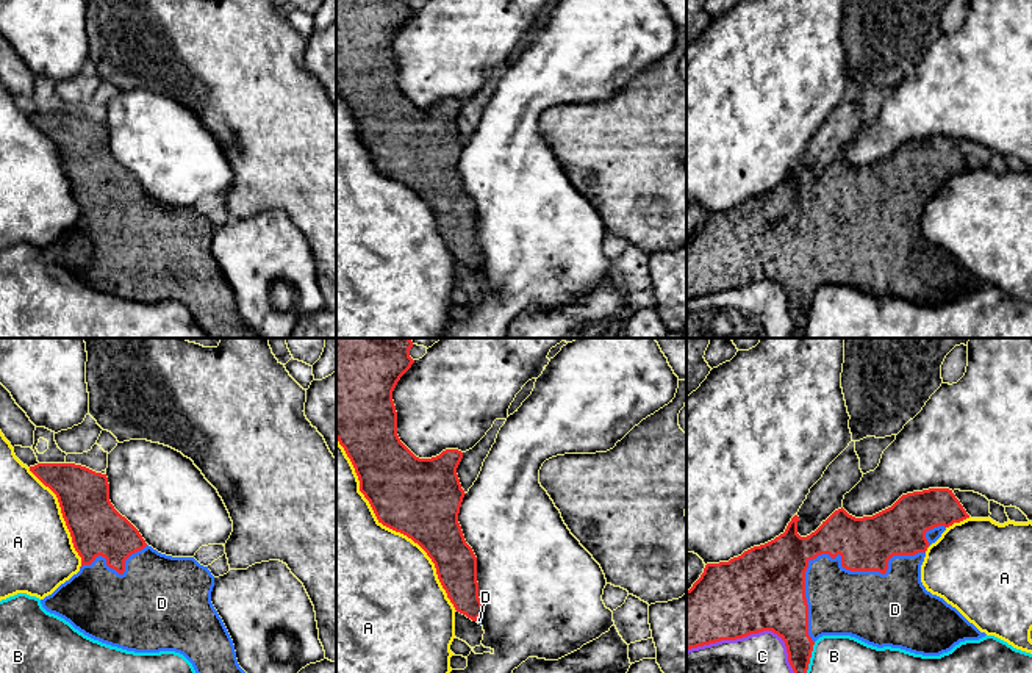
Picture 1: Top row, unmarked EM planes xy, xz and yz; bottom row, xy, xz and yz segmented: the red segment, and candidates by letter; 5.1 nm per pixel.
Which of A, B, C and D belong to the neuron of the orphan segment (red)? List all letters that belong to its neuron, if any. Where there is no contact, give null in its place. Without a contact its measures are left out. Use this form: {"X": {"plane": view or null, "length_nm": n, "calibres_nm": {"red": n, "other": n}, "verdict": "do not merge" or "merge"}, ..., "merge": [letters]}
{"A": {"plane": "xz", "length_nm": 1100, "calibres_nm": {"red": 420, "other": 500}, "verdict": "do not merge"}, "B": {"plane": "yz", "length_nm": 220, "calibres_nm": {"red": 200, "other": 460}, "verdict": "do not merge"}, "C": {"plane": "yz", "length_nm": 600, "calibres_nm": {"red": 420, "other": 440}, "verdict": "do not merge"}, "D": {"plane": "yz", "length_nm": 750, "calibres_nm": {"red": 280, "other": 340}, "verdict": "merge"}, "merge": ["D"]}

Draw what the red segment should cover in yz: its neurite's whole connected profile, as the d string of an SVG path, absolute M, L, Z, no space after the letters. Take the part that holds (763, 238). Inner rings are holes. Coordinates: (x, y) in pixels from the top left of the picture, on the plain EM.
M929 138L902 144L891 157L855 167L843 157L835 160L807 186L797 183L794 164L783 183L754 196L729 211L707 213L701 227L686 239L686 301L772 280L787 296L796 332L804 332L815 291L822 285L851 285L868 294L901 297L923 305L940 305L965 290L985 286L955 257L932 244L921 232L921 214L927 197L952 175L969 167L949 138Z

